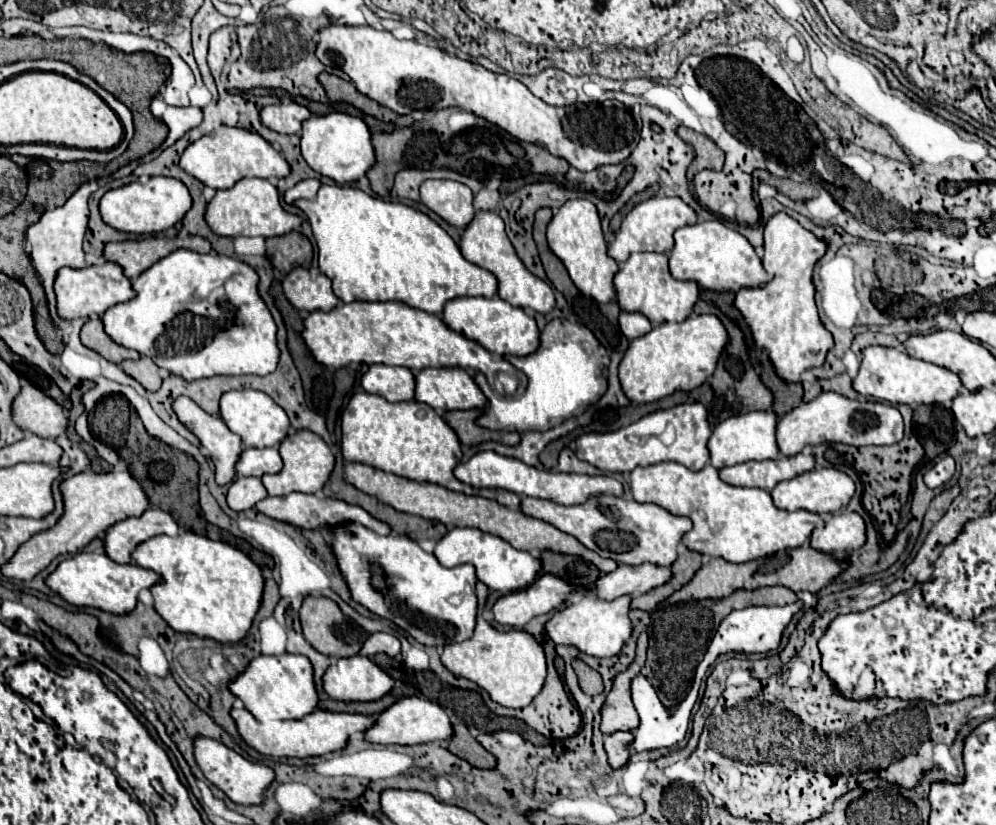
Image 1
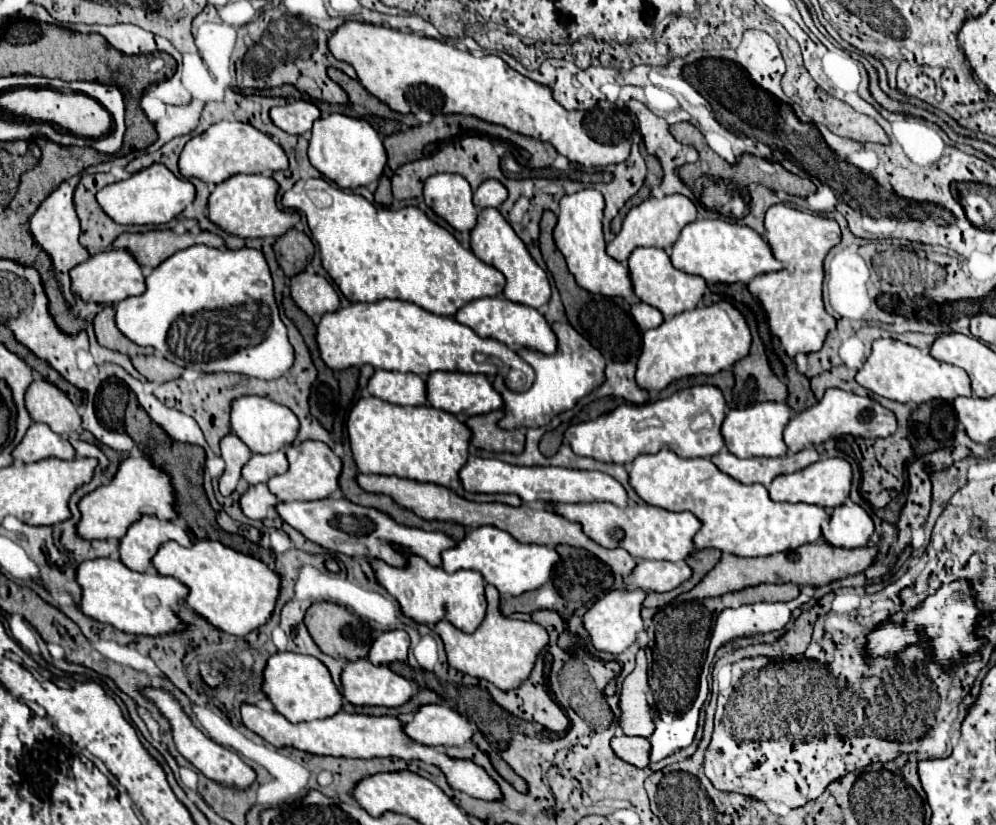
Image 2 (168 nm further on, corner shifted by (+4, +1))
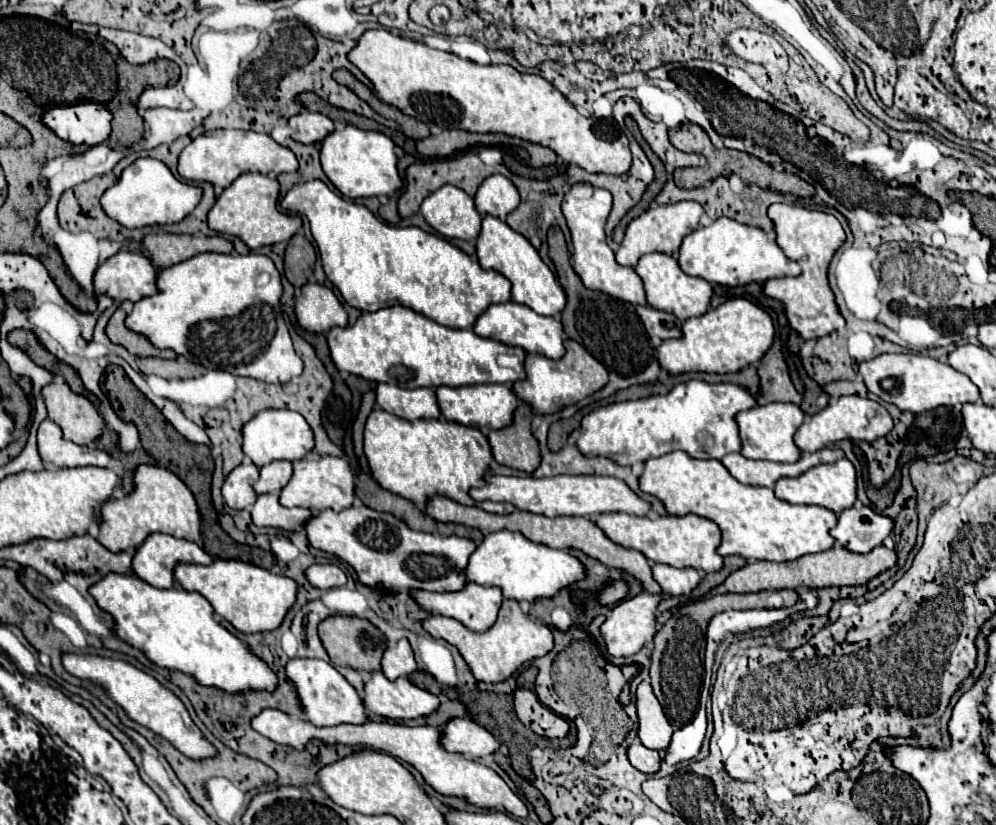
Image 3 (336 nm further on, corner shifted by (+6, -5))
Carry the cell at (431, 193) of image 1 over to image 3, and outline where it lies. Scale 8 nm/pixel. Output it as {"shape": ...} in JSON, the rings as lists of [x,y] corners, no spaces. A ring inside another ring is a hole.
{"shape":[[[444,185],[422,203],[422,215],[438,233],[472,241],[480,233],[482,217],[474,207],[474,199],[454,185]]]}

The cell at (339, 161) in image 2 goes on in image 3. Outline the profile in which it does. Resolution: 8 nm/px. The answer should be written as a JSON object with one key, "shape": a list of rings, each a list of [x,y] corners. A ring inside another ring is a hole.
{"shape":[[[346,125],[344,129],[336,129],[332,135],[324,139],[320,161],[324,173],[344,197],[380,197],[392,195],[404,185],[398,173],[398,155],[394,149],[394,141],[384,133],[362,131],[354,125]]]}

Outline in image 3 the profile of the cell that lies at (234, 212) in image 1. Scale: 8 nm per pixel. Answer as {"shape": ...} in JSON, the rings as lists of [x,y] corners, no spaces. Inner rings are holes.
{"shape":[[[242,173],[224,193],[216,199],[208,213],[208,227],[218,233],[228,233],[240,237],[250,249],[264,245],[274,245],[280,241],[290,241],[290,237],[302,227],[298,215],[286,215],[278,209],[280,185],[274,177],[262,173]]]}

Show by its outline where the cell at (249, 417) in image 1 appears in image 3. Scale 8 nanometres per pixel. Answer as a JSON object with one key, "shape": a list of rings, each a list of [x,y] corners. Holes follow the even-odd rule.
{"shape":[[[266,409],[260,411],[252,421],[248,421],[242,429],[244,435],[244,453],[246,457],[252,459],[252,463],[256,467],[264,467],[272,461],[278,459],[286,459],[286,461],[296,461],[306,457],[312,449],[314,449],[314,433],[312,427],[308,425],[308,421],[296,413],[296,411],[288,411],[288,409]]]}

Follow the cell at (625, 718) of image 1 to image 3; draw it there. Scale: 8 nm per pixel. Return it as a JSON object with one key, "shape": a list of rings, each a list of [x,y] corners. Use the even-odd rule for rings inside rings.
{"shape":[[[642,681],[638,685],[636,707],[638,707],[638,719],[640,719],[640,727],[638,727],[640,741],[648,749],[664,751],[670,745],[674,729],[662,709],[660,701],[652,693],[652,687],[648,681]]]}

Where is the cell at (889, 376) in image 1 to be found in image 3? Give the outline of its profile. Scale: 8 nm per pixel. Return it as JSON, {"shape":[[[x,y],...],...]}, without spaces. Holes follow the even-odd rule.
{"shape":[[[900,353],[900,355],[878,355],[870,361],[860,363],[860,375],[864,377],[864,383],[868,391],[878,395],[882,401],[896,405],[902,411],[910,413],[924,413],[930,409],[936,409],[940,405],[964,405],[964,403],[976,403],[980,401],[978,387],[964,375],[952,369],[946,363],[940,363],[928,355],[918,353]]]}

